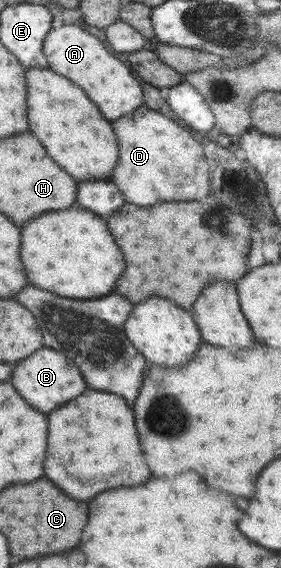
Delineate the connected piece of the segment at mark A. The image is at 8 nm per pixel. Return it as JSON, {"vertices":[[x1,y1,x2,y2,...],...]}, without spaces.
{"vertices":[[71,24,51,28,43,39,42,51,47,61,47,68,83,88,89,100,107,121,117,120,123,114,129,114,143,105,141,86,137,84,129,68,115,56,111,56,99,39,87,34,85,30]]}

